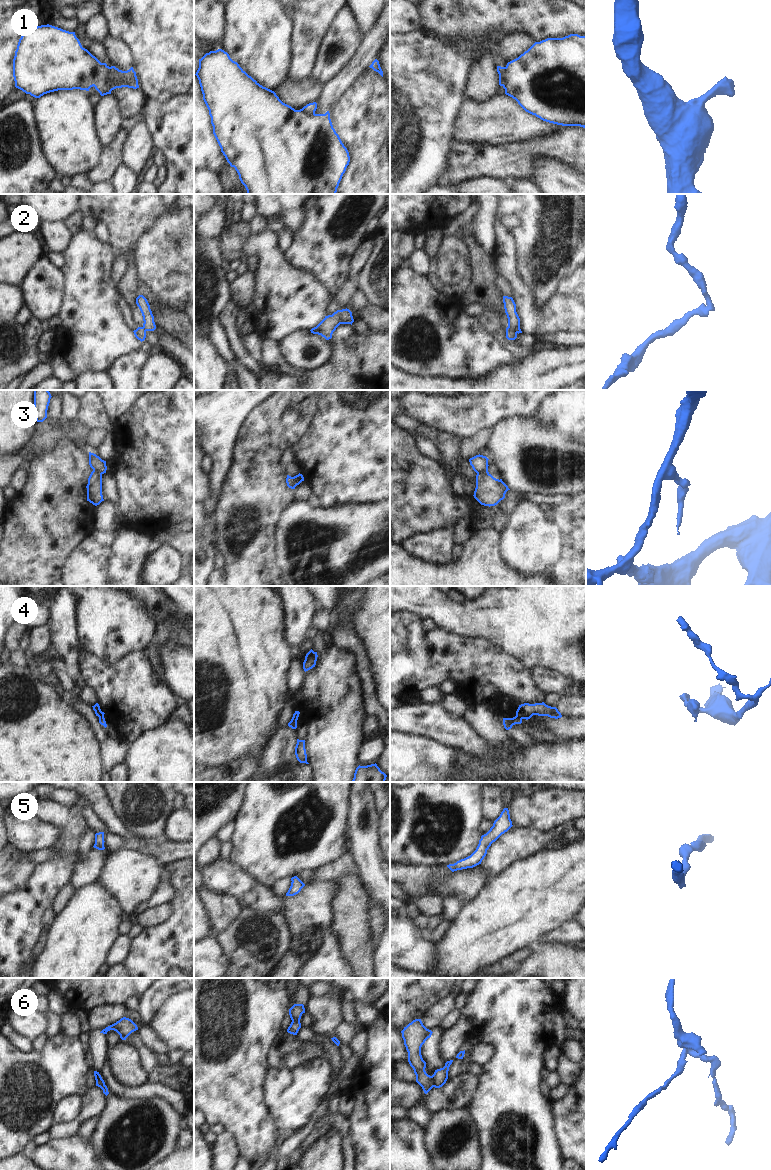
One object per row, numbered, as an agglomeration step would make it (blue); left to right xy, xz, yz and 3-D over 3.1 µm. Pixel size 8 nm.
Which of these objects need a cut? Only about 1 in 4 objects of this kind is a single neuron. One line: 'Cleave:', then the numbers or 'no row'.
Cleave: 1, 2, 3, 4, 6

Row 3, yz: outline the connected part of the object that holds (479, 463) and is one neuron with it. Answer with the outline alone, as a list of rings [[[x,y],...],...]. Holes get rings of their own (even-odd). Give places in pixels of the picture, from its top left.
[[[479,454],[470,458],[469,462],[473,470],[478,474],[488,472],[488,460],[486,456]]]

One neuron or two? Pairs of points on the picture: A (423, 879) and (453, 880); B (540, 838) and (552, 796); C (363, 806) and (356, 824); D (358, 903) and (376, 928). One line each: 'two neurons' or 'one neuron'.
A: one neuron
B: two neurons
C: one neuron
D: two neurons

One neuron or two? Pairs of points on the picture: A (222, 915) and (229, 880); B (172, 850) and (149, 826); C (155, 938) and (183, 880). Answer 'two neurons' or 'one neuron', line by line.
A: two neurons
B: two neurons
C: one neuron

